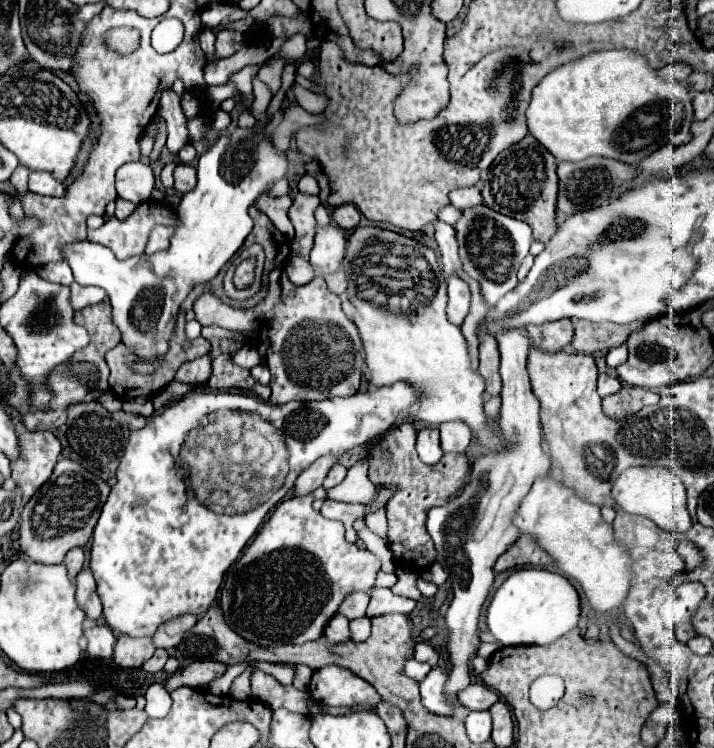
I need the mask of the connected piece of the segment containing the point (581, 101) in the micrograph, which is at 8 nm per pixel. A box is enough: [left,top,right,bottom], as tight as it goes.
[526,50,692,164]

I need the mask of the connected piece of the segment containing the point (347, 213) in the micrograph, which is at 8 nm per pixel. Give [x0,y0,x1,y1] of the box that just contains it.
[332,204,360,230]

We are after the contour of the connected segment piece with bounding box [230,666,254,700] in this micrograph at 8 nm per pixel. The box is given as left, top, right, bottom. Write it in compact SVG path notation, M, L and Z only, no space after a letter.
M250 666L232 682L232 686L230 686L230 696L232 698L238 698L238 700L250 698L250 676L252 676L252 672L254 672L254 668Z

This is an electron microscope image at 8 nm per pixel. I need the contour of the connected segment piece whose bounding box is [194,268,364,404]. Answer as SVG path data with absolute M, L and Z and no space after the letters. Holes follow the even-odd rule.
M282 268L270 274L270 292L262 304L252 310L238 310L224 304L214 294L202 294L194 304L196 320L202 326L222 326L240 330L252 340L262 362L266 360L272 372L272 404L292 400L326 400L334 396L352 396L360 388L362 378L362 340L356 324L342 312L340 298L332 294L322 278L314 278L304 286L288 280ZM334 360L344 362L346 372L330 372Z

